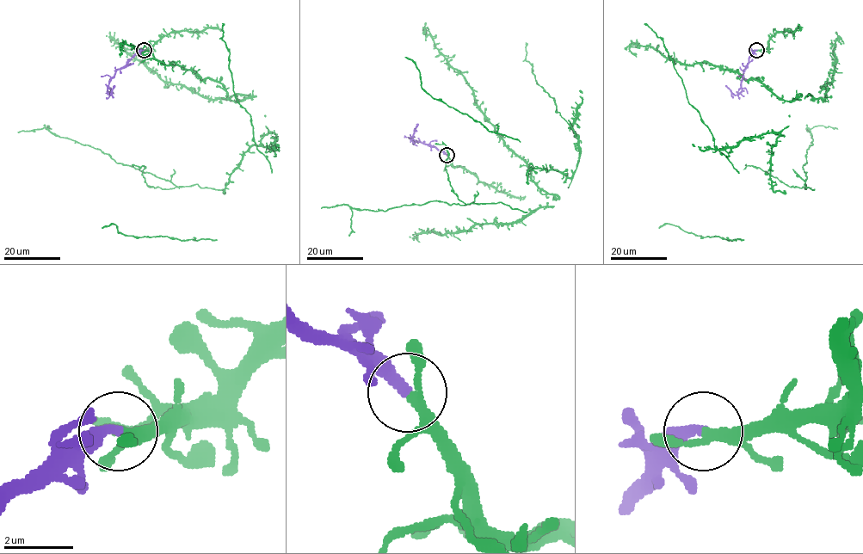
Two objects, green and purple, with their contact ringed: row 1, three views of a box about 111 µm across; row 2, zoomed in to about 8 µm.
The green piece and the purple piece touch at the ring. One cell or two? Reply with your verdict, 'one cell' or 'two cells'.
one cell

